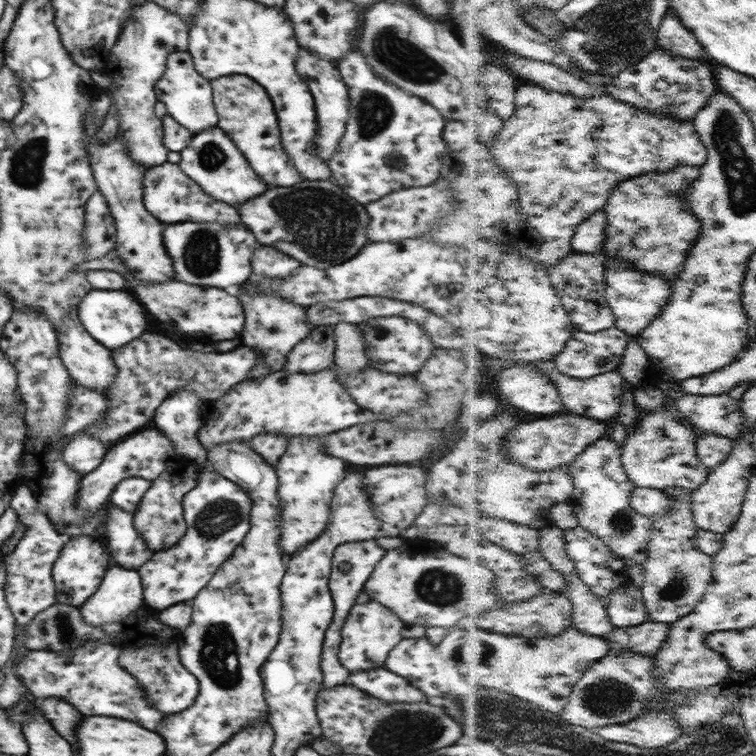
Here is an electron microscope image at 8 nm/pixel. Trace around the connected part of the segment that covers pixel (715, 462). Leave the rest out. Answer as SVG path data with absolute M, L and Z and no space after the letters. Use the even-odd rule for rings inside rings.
M708 431L699 432L698 454L703 464L711 469L722 466L733 454L735 446L735 440L730 437Z

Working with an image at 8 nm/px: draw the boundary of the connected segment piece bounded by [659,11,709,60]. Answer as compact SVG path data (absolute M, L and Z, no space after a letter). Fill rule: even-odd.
M669 12L659 32L659 46L676 52L678 56L686 56L692 60L708 59L705 45L698 40L694 32L686 27L677 12Z

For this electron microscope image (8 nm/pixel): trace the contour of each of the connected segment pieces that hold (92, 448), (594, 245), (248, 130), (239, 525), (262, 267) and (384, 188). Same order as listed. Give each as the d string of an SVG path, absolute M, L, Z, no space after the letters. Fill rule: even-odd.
M77 433L63 448L61 456L70 468L85 475L98 468L106 456L107 449L97 438Z
M603 208L581 224L573 241L573 249L582 253L602 253L608 238L608 213Z
M223 76L209 81L213 90L213 103L218 115L217 127L221 128L246 157L254 172L271 187L288 187L303 178L289 160L281 143L278 118L269 94L261 84L249 76Z
M202 470L199 483L182 499L186 534L173 547L155 552L138 569L145 604L161 612L169 606L191 601L204 589L218 567L240 548L239 544L248 534L252 503L249 492L241 485L220 473Z
M262 246L254 252L251 264L252 273L262 278L288 278L296 268L300 268L296 260L268 246Z
M358 50L350 51L336 64L349 92L350 114L337 151L327 160L332 169L331 180L350 198L360 204L381 199L392 191L428 186L436 181L436 162L447 154L442 136L442 114L414 96L396 87L374 72L366 57ZM410 168L426 168L426 176L406 176ZM390 174L402 174L392 180Z

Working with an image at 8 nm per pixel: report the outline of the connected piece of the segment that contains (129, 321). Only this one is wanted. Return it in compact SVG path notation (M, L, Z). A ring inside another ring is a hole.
M93 290L80 302L77 307L77 315L85 329L100 344L110 350L123 347L137 339L147 328L148 318L144 307L138 302L131 291L125 290Z

